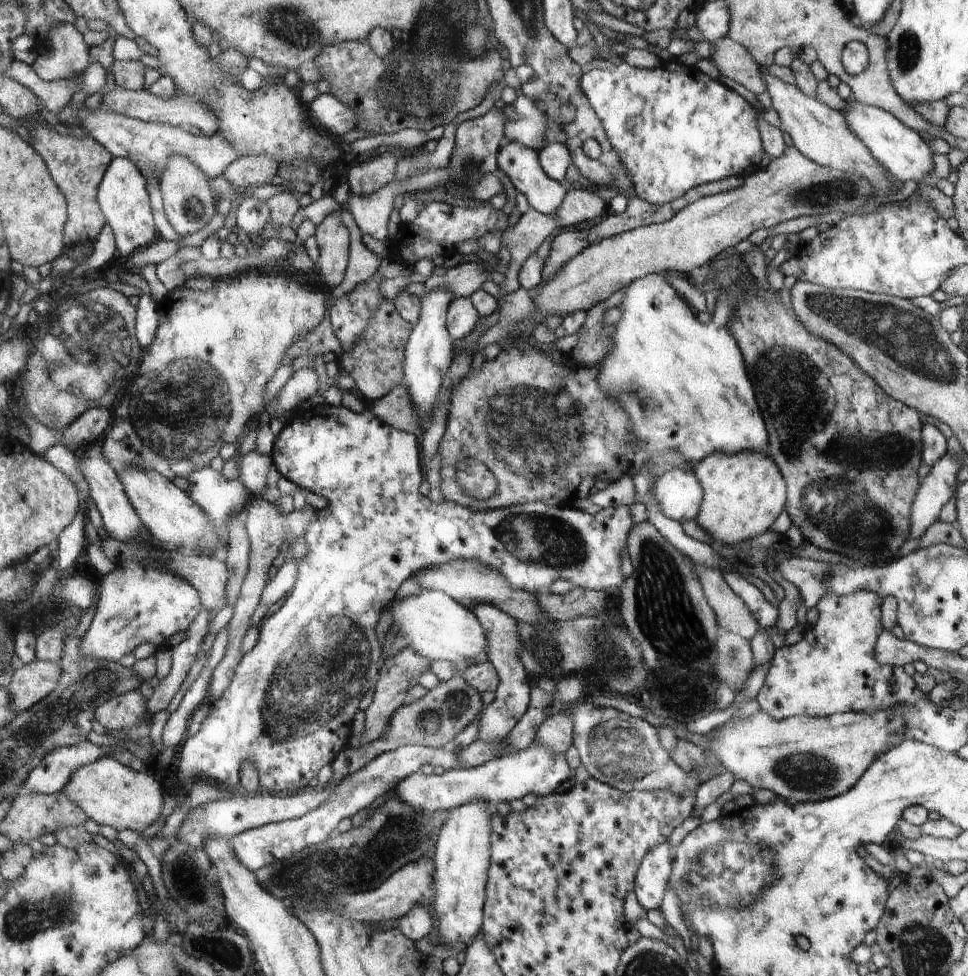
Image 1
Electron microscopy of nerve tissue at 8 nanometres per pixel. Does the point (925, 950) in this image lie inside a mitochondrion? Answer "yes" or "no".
yes

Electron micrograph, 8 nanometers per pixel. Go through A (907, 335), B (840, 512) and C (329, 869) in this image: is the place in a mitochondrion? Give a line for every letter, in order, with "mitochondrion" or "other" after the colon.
A: mitochondrion
B: mitochondrion
C: mitochondrion

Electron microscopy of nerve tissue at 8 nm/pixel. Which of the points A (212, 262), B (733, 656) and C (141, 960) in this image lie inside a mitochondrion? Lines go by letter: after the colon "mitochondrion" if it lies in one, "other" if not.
A: other
B: mitochondrion
C: other

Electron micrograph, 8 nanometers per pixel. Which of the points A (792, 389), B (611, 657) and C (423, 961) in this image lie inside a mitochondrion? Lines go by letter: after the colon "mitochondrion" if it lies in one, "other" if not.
A: mitochondrion
B: mitochondrion
C: other

